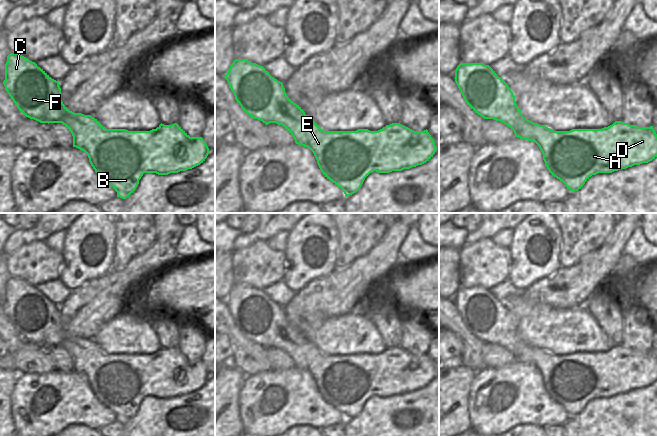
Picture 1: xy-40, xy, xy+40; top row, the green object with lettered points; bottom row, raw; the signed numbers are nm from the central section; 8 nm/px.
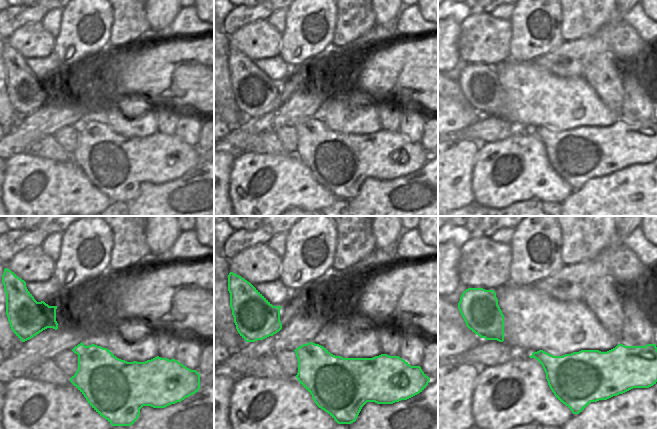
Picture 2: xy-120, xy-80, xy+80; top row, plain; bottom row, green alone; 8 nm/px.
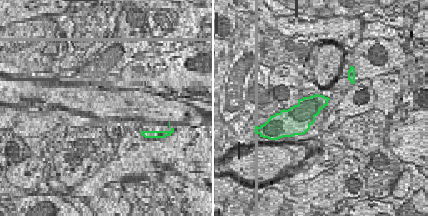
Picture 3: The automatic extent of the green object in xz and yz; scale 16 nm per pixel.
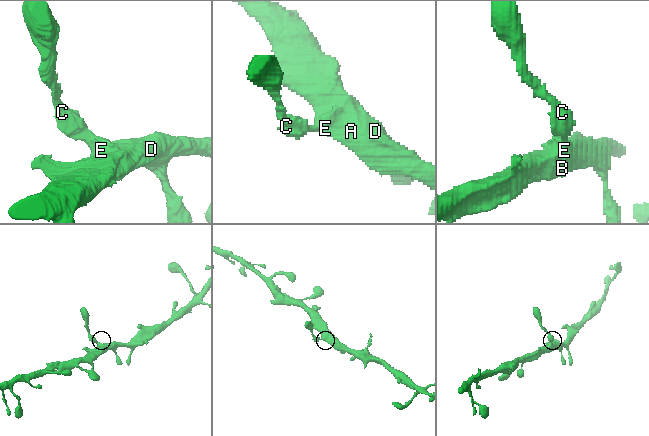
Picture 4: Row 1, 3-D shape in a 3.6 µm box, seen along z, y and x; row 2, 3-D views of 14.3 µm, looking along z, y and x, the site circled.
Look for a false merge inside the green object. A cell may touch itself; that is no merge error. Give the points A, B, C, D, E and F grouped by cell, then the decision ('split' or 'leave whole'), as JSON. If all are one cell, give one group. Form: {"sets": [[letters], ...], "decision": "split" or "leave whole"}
{"sets": [["A", "B", "C", "D", "E", "F"]], "decision": "leave whole"}

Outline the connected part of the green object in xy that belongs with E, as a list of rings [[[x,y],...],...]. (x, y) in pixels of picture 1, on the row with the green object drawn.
[[[235,59],[227,74],[222,76],[247,115],[266,125],[282,125],[293,136],[296,144],[308,147],[313,152],[323,175],[340,187],[345,197],[356,193],[370,173],[390,173],[422,165],[437,150],[427,129],[414,131],[400,123],[386,125],[378,131],[324,131],[287,96],[282,82],[272,77],[263,66],[246,59]]]

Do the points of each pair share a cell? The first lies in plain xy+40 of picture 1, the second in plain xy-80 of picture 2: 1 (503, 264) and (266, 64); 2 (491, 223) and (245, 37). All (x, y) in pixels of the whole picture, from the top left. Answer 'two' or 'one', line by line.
1: two
2: two

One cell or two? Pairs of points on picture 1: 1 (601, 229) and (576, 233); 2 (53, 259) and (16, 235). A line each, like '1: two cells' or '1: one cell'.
1: one cell
2: two cells

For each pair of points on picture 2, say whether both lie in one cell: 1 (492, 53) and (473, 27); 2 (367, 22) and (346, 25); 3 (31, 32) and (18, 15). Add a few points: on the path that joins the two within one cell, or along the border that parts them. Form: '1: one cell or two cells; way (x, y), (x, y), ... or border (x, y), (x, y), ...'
1: one cell; way (491, 47), (479, 33)
2: one cell; way (362, 22), (351, 23)
3: two cells; border (39, 21), (25, 23), (17, 27), (10, 34)

